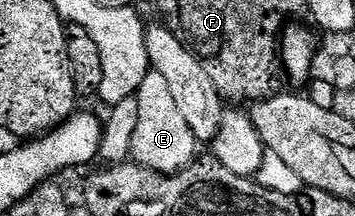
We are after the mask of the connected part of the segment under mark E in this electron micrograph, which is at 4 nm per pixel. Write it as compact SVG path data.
M149 70L135 98L138 102L138 130L134 132L131 159L155 172L169 174L190 167L198 156L198 141L194 130L186 124L186 118L182 118L166 78Z

